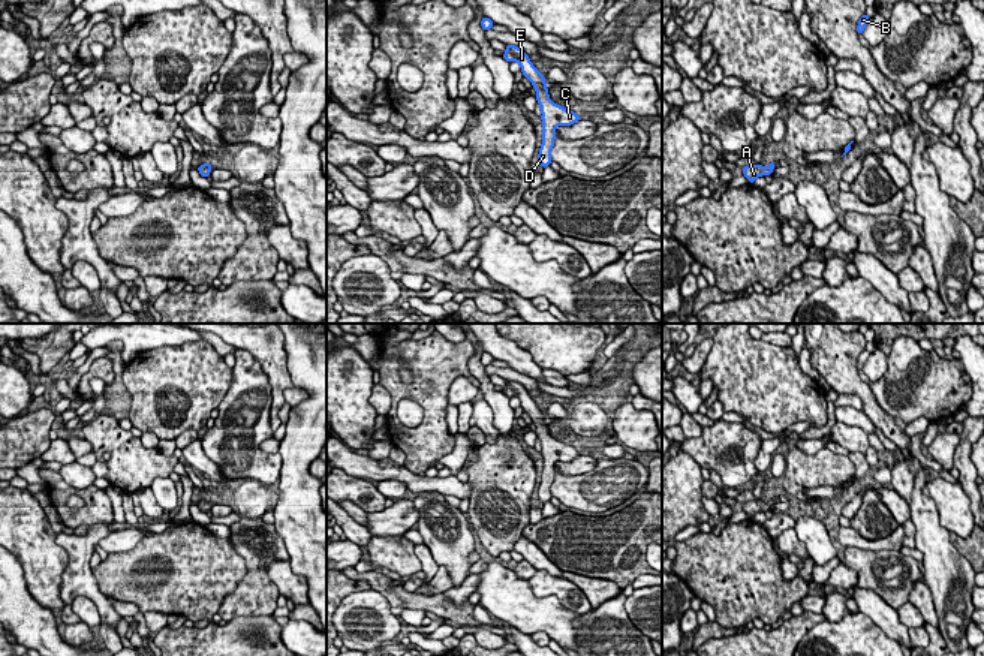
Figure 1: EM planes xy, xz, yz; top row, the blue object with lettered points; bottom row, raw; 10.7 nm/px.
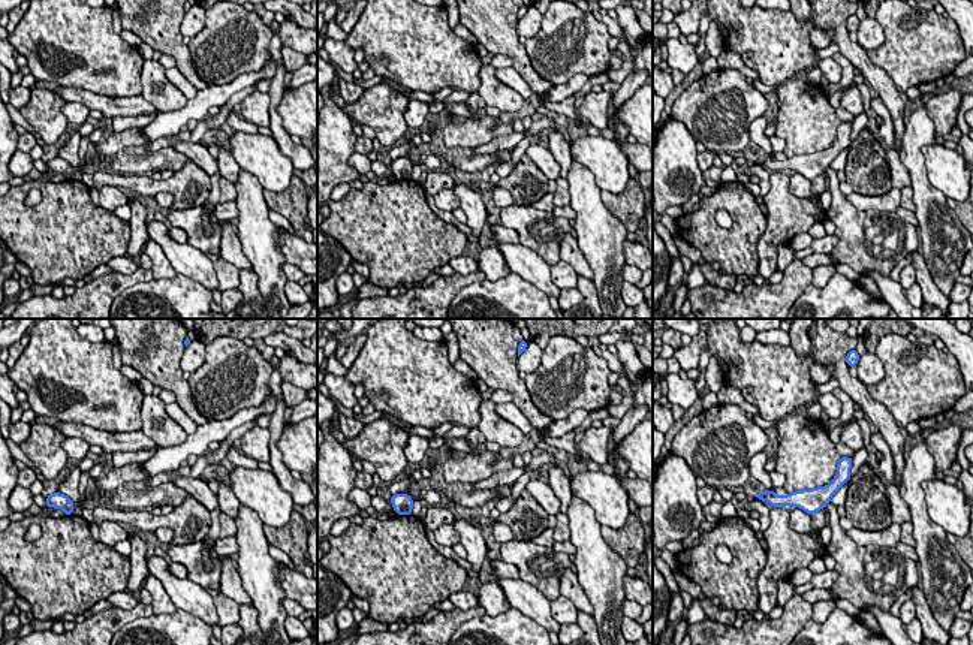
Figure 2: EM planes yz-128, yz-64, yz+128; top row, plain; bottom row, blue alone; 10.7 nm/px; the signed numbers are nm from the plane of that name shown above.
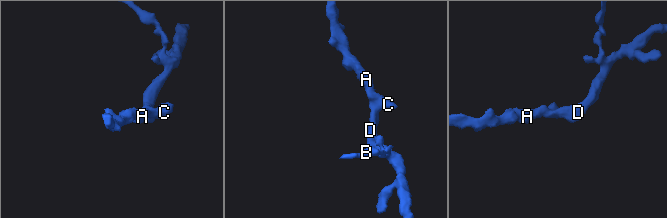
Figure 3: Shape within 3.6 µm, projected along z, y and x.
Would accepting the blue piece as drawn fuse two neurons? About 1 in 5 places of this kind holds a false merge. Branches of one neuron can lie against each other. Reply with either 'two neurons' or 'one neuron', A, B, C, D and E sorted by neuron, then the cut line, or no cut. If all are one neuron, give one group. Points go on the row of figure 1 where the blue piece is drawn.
one neuron; A B C D E; no cut

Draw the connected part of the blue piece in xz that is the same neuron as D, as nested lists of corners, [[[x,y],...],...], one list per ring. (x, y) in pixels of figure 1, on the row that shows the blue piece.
[[[506,45],[505,54],[502,55],[506,61],[517,61],[521,67],[523,75],[532,82],[536,90],[536,100],[541,106],[542,120],[542,144],[539,148],[538,160],[542,168],[551,165],[551,150],[556,139],[557,126],[571,126],[581,120],[574,111],[554,103],[550,99],[547,82],[544,75],[533,66],[529,55],[515,45]]]

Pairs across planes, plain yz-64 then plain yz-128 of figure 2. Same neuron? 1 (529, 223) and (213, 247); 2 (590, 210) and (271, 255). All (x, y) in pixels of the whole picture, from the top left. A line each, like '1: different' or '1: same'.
1: same
2: same

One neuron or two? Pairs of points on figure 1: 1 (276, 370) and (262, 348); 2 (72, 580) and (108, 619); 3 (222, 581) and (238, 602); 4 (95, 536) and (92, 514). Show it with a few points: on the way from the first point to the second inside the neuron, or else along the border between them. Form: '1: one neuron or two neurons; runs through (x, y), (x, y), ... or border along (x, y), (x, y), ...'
1: one neuron; runs through (274, 364), (268, 354)
2: one neuron; runs through (84, 584), (104, 607)
3: two neurons; border along (244, 559), (246, 574), (216, 613)
4: two neurons; border along (111, 521), (98, 521), (89, 526)

